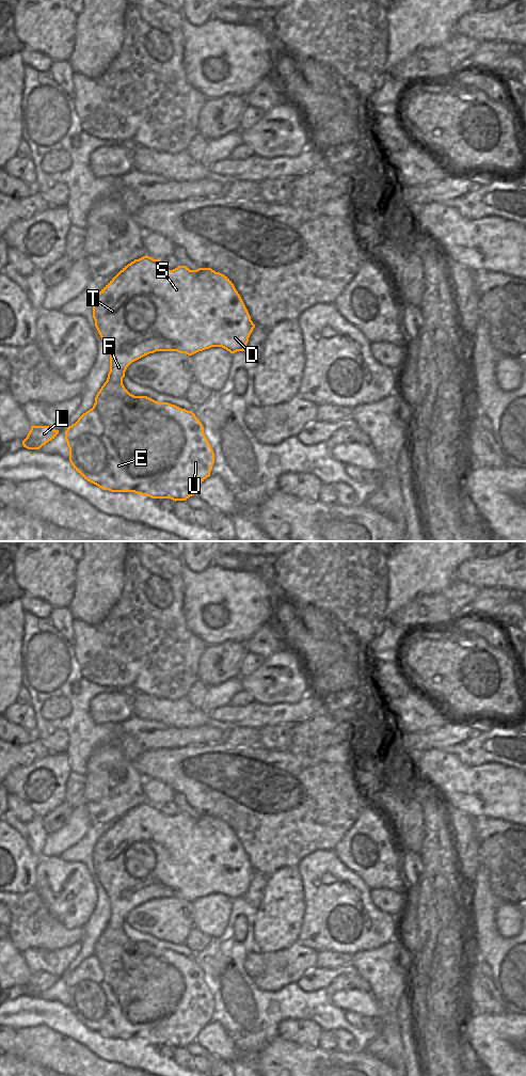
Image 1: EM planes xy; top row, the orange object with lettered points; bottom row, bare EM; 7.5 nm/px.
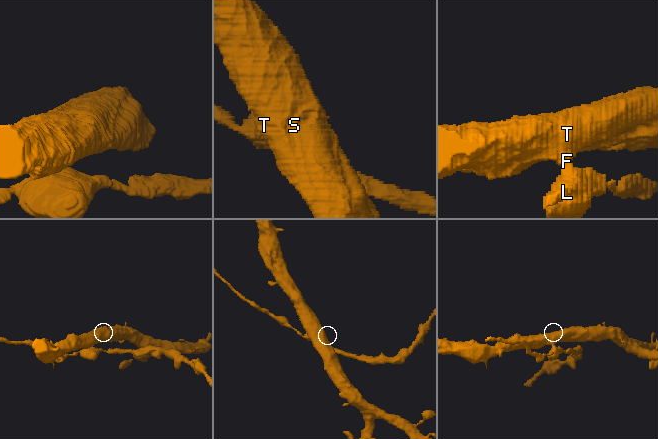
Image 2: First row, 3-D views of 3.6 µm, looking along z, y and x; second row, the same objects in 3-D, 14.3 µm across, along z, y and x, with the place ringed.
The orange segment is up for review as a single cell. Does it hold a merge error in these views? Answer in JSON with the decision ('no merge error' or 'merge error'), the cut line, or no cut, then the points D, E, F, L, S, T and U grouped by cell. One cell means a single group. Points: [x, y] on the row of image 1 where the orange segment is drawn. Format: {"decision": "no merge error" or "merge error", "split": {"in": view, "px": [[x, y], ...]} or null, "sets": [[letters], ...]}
{"decision": "merge error", "split": {"in": "xy", "px": [[107, 380], [122, 381]]}, "sets": [["D", "F", "S", "T"], ["E", "L", "U"]]}

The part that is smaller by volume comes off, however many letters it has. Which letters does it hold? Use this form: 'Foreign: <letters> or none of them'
Foreign: E, L, U

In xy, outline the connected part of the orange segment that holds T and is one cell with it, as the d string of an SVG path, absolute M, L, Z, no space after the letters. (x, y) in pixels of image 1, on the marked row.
M147 255L125 266L93 301L95 327L110 354L107 381L123 381L127 367L156 351L192 355L211 347L244 351L255 328L232 281L211 268L166 270Z

